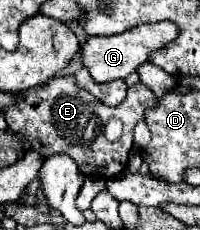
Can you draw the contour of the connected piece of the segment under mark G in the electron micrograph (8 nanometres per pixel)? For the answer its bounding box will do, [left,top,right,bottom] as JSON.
[82,21,178,83]

